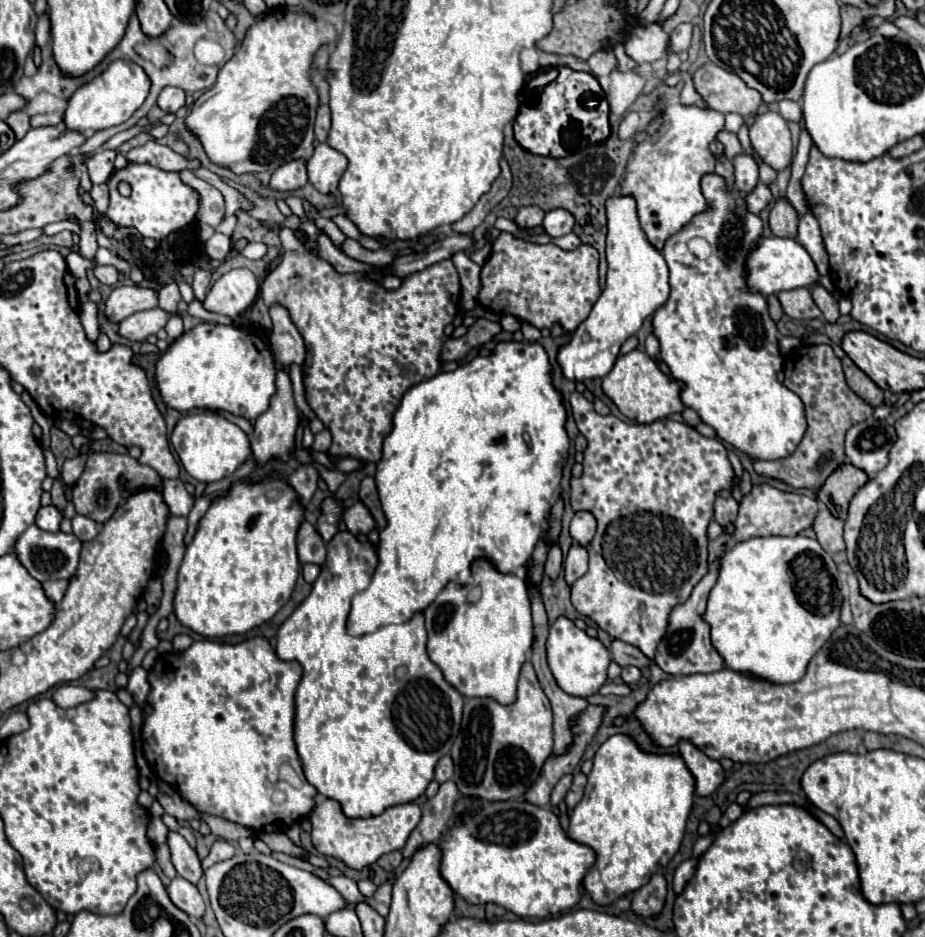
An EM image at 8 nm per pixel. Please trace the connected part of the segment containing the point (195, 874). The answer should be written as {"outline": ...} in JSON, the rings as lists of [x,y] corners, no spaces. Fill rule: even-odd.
{"outline":[[[169,832],[167,844],[171,850],[171,862],[177,868],[177,874],[183,876],[185,880],[197,884],[197,880],[203,874],[201,862],[195,854],[195,850],[189,846],[189,842],[179,834],[179,832]]]}

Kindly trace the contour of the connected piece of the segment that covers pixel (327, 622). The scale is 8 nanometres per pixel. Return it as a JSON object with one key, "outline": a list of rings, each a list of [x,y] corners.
{"outline":[[[349,530],[337,532],[327,542],[327,558],[321,564],[319,578],[313,582],[309,596],[281,624],[275,646],[281,660],[297,660],[303,666],[303,678],[295,692],[295,744],[305,778],[323,796],[341,802],[349,818],[377,816],[389,806],[417,800],[433,780],[439,758],[449,754],[459,734],[463,710],[463,696],[427,656],[423,612],[417,612],[409,622],[383,626],[371,634],[347,634],[351,596],[367,588],[377,562],[377,548],[371,542],[359,542]]]}

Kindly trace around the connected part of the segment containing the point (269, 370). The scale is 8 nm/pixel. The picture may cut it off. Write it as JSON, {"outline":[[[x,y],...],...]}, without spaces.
{"outline":[[[199,324],[179,336],[159,358],[155,366],[155,380],[165,406],[177,412],[189,412],[193,408],[225,410],[235,416],[255,420],[269,408],[269,400],[275,394],[275,364],[269,346],[249,330],[223,324]]]}

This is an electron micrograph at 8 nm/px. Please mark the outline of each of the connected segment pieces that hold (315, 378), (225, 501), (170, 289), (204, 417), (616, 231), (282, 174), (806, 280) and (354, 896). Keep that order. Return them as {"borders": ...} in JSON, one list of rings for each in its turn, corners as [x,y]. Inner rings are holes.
{"borders":[[[[281,228],[283,258],[263,282],[265,304],[281,304],[289,308],[293,324],[299,328],[307,344],[307,360],[303,366],[305,398],[317,418],[331,430],[333,444],[329,458],[335,464],[339,458],[357,458],[379,462],[383,440],[393,428],[393,414],[401,404],[403,394],[411,384],[427,380],[445,370],[439,362],[439,352],[445,336],[445,326],[455,318],[459,306],[459,276],[451,260],[441,260],[425,270],[413,272],[401,280],[397,290],[385,290],[367,274],[339,274],[317,252],[317,242],[311,238],[299,240],[293,230]]],[[[245,478],[233,482],[225,496],[213,498],[209,510],[199,520],[193,542],[187,546],[183,564],[177,578],[175,614],[179,622],[205,638],[221,638],[231,634],[245,634],[251,628],[271,620],[275,612],[291,598],[299,576],[299,560],[295,550],[295,538],[305,508],[299,502],[299,494],[279,478],[263,478],[261,482],[247,482]],[[269,490],[281,490],[279,498],[271,498]]],[[[171,282],[167,286],[163,286],[159,290],[159,306],[167,312],[175,312],[177,304],[181,302],[181,294],[179,294],[179,286],[177,282]]],[[[195,412],[195,414],[185,414],[171,436],[171,444],[183,464],[183,468],[199,482],[217,482],[223,478],[233,476],[233,472],[247,460],[251,454],[249,446],[249,436],[229,422],[227,418],[213,414],[213,412]]],[[[615,194],[605,202],[607,210],[607,284],[595,302],[589,318],[581,322],[571,340],[561,346],[557,362],[565,378],[587,380],[603,378],[615,364],[621,344],[637,334],[643,320],[663,306],[669,298],[669,270],[663,254],[649,244],[637,216],[637,204],[633,196]]],[[[293,160],[279,166],[269,180],[269,188],[277,192],[291,192],[307,184],[307,166],[303,160]]],[[[761,238],[755,246],[755,252],[747,258],[747,272],[749,272],[749,288],[753,292],[761,292],[763,296],[777,294],[781,290],[795,290],[795,288],[811,288],[815,284],[821,284],[829,292],[833,292],[835,285],[830,276],[819,276],[815,262],[811,260],[809,252],[803,244],[799,244],[795,238]]],[[[335,876],[335,878],[331,878],[331,880],[329,880],[329,884],[331,884],[331,886],[335,886],[335,888],[345,896],[345,900],[347,900],[347,902],[367,900],[367,898],[363,898],[363,896],[361,896],[361,892],[359,892],[357,884],[355,884],[351,878],[347,878],[347,876]]]]}

